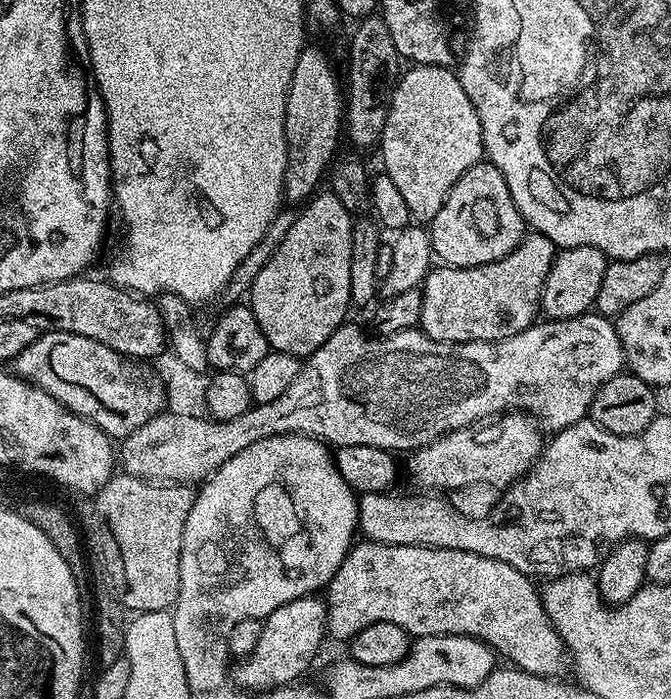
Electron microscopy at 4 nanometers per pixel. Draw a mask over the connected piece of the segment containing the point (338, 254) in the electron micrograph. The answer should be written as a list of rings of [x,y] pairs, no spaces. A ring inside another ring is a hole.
[[[317,191],[303,205],[282,246],[278,246],[270,262],[266,262],[262,270],[258,270],[258,278],[254,278],[252,283],[250,307],[262,334],[266,334],[266,342],[271,351],[307,358],[311,352],[318,350],[318,346],[322,346],[322,342],[326,342],[326,338],[330,338],[330,334],[334,334],[334,330],[345,323],[347,316],[344,315],[352,304],[350,246],[353,223],[352,213],[346,210],[346,206],[342,206],[342,202],[338,202],[332,191]]]

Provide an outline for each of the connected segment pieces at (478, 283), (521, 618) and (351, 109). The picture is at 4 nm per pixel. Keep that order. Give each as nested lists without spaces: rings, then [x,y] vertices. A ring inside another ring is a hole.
[[[529,231],[506,258],[473,268],[433,267],[422,285],[419,329],[447,344],[510,338],[537,323],[542,286],[558,249],[540,232]]]
[[[364,540],[360,544],[353,543],[348,553],[344,556],[344,561],[335,565],[331,573],[332,581],[328,584],[328,596],[326,603],[328,606],[328,631],[327,635],[336,640],[351,641],[353,636],[357,636],[366,626],[374,626],[374,622],[394,622],[403,632],[407,632],[409,637],[417,636],[472,636],[476,640],[483,640],[490,645],[501,657],[504,656],[509,665],[520,668],[523,672],[529,672],[535,676],[549,676],[556,678],[561,675],[560,671],[566,668],[570,657],[565,649],[562,638],[556,632],[556,627],[552,624],[552,619],[546,614],[544,602],[538,588],[535,588],[533,577],[522,574],[514,570],[514,566],[506,566],[506,562],[498,562],[494,558],[486,558],[482,554],[470,554],[466,550],[450,550],[449,548],[423,548],[417,544],[410,546],[394,546],[393,544],[379,544],[373,540]]]
[[[383,15],[363,17],[352,32],[352,45],[348,48],[348,86],[346,82],[346,140],[356,148],[375,149],[386,126],[385,97],[380,97],[380,83],[387,72],[392,72],[398,63],[394,38],[390,38],[390,26]]]

